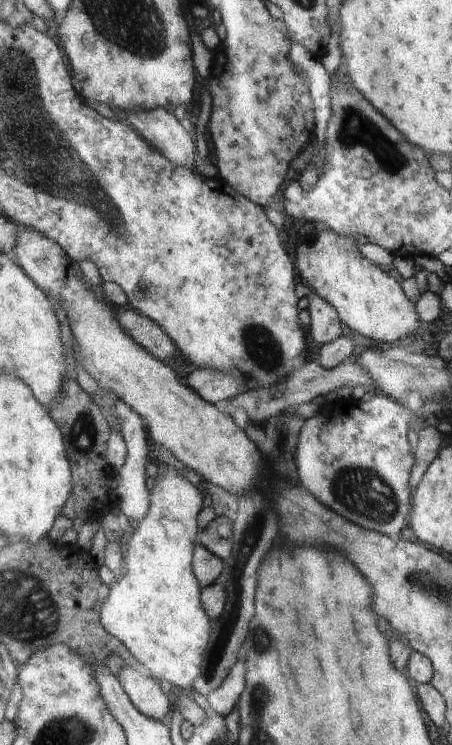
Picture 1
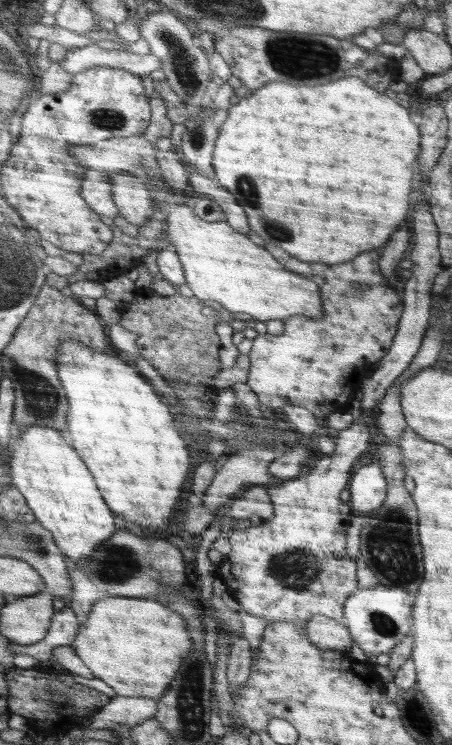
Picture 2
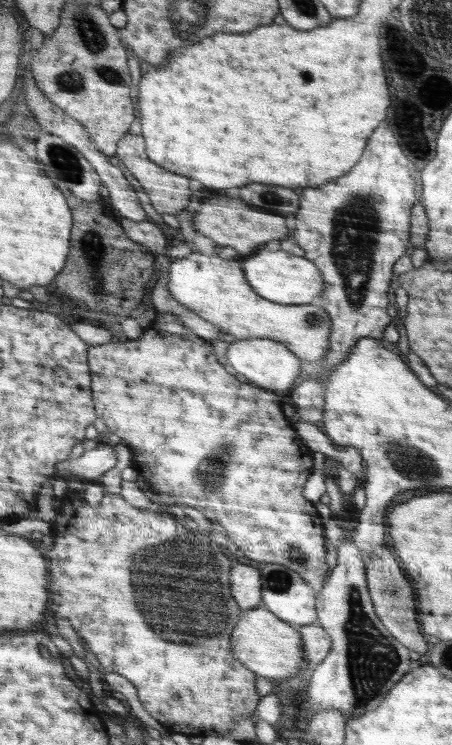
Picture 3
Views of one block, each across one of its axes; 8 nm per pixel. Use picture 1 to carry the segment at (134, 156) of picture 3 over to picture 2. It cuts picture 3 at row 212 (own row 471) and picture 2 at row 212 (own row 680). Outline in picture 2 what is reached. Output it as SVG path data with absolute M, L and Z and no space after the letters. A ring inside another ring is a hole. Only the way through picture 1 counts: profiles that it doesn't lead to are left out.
M143 168L142 174L151 194L155 194L155 217L166 221L163 235L167 247L176 248L185 272L185 284L196 298L216 300L230 313L244 314L255 322L286 321L296 316L322 319L323 299L317 282L282 268L272 254L232 230L227 221L200 219L192 206L192 195L176 192L160 172Z

